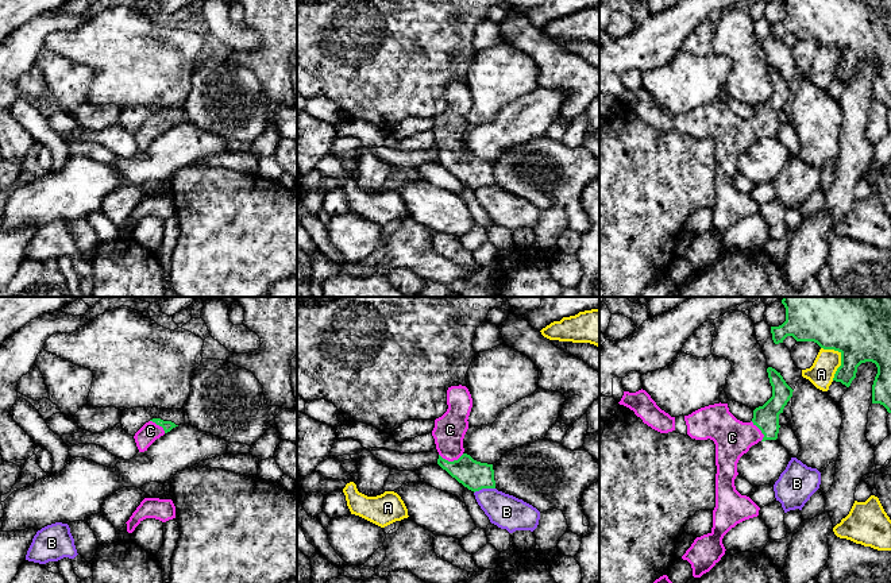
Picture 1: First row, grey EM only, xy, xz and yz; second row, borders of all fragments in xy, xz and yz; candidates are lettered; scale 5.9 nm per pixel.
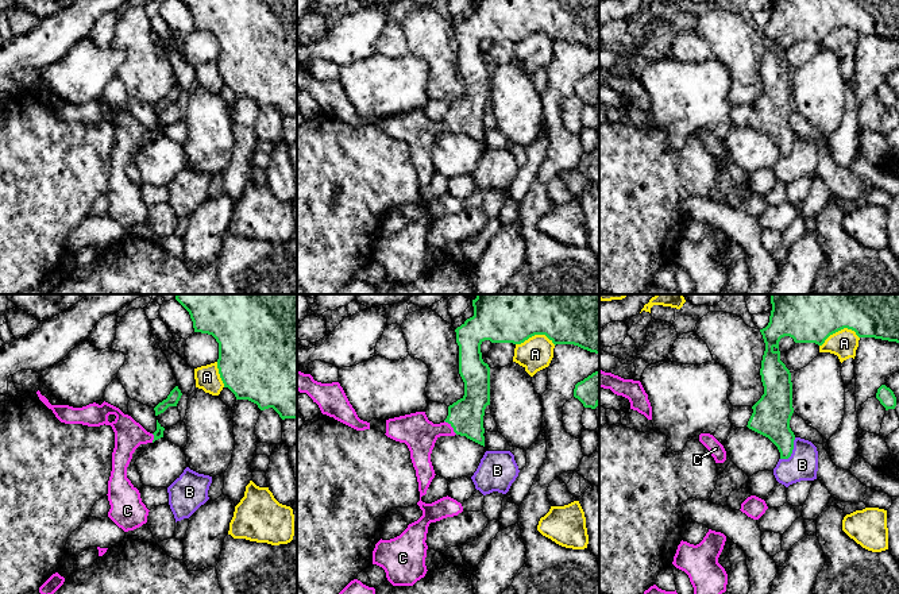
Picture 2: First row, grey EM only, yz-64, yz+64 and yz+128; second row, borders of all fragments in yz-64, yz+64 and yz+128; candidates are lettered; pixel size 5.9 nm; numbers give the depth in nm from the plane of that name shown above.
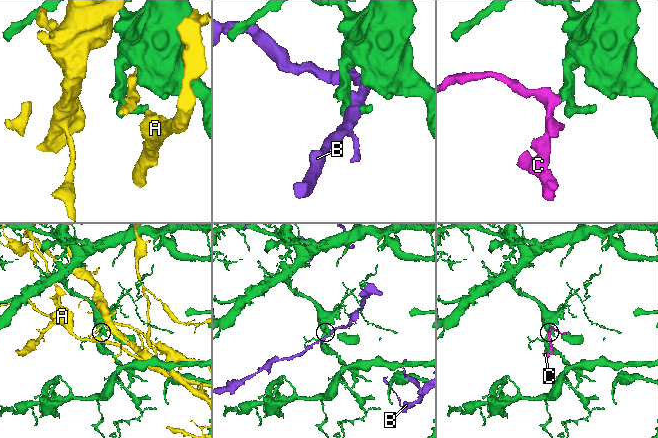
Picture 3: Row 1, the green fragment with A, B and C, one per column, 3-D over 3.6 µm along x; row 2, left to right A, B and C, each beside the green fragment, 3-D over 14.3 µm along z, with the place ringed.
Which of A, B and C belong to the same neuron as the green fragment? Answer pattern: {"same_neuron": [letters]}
{"same_neuron": ["C"]}

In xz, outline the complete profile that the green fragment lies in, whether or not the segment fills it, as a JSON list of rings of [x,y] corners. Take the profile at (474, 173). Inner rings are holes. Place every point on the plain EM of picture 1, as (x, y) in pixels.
[[[466,84],[447,88],[447,109],[435,117],[432,134],[439,150],[437,162],[471,189],[495,186],[493,162],[474,158],[464,150],[463,136],[468,127],[472,96]]]

